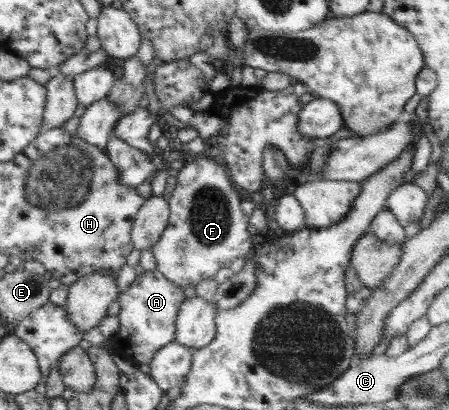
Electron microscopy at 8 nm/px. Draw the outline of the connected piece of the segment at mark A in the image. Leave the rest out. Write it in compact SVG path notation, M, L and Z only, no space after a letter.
M158 268L138 275L118 297L121 308L118 312L118 336L123 344L117 344L115 350L141 365L149 366L161 348L176 340L176 322L185 299L182 287L169 280Z

